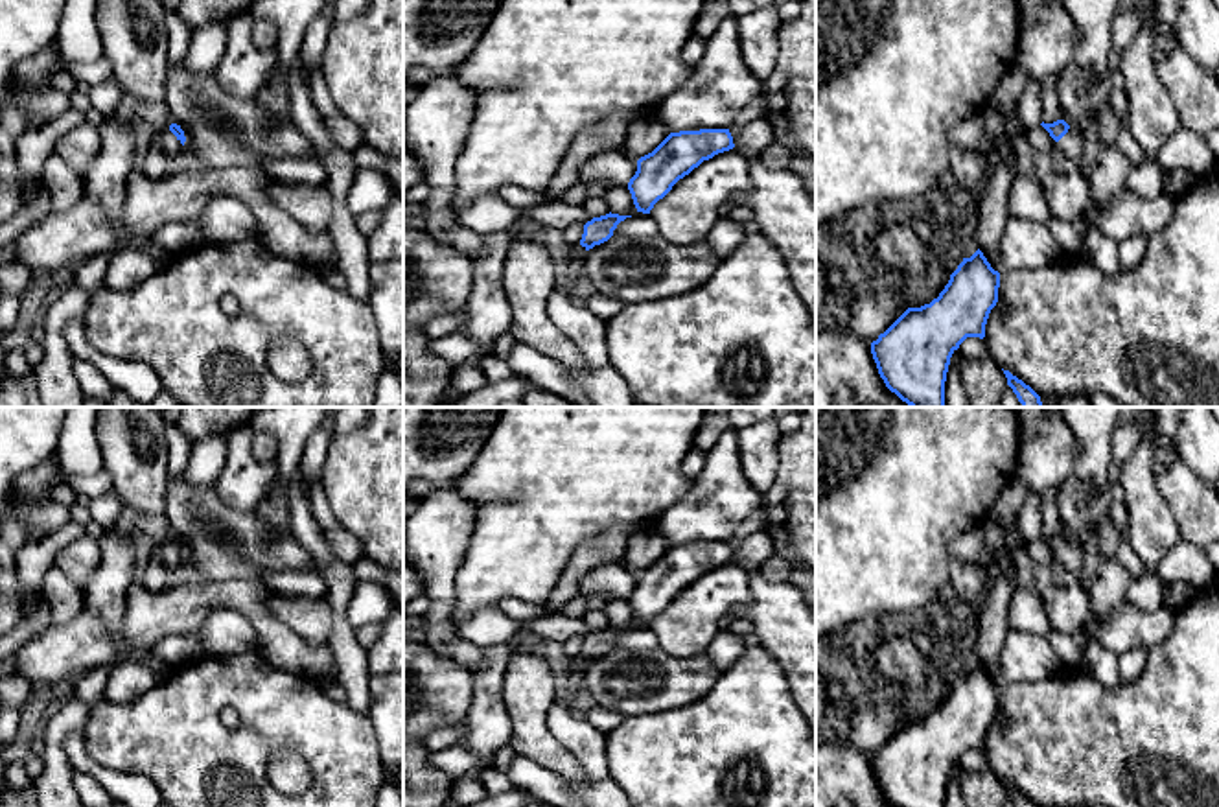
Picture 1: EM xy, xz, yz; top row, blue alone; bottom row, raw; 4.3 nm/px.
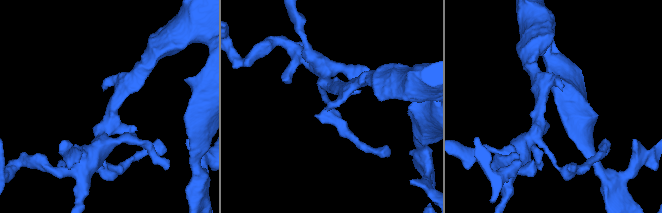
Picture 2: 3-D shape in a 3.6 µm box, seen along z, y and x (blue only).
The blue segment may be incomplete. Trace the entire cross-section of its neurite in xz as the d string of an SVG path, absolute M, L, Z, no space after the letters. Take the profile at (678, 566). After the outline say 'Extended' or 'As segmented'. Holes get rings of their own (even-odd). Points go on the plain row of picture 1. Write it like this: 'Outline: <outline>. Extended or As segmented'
Outline: M700 542L670 545L652 566L637 573L628 595L637 625L650 626L672 599L703 573L733 562L729 542Z. As segmented

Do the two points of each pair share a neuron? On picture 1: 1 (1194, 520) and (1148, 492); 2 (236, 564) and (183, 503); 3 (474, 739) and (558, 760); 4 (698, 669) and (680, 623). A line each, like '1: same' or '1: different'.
1: different
2: same
3: different
4: different

